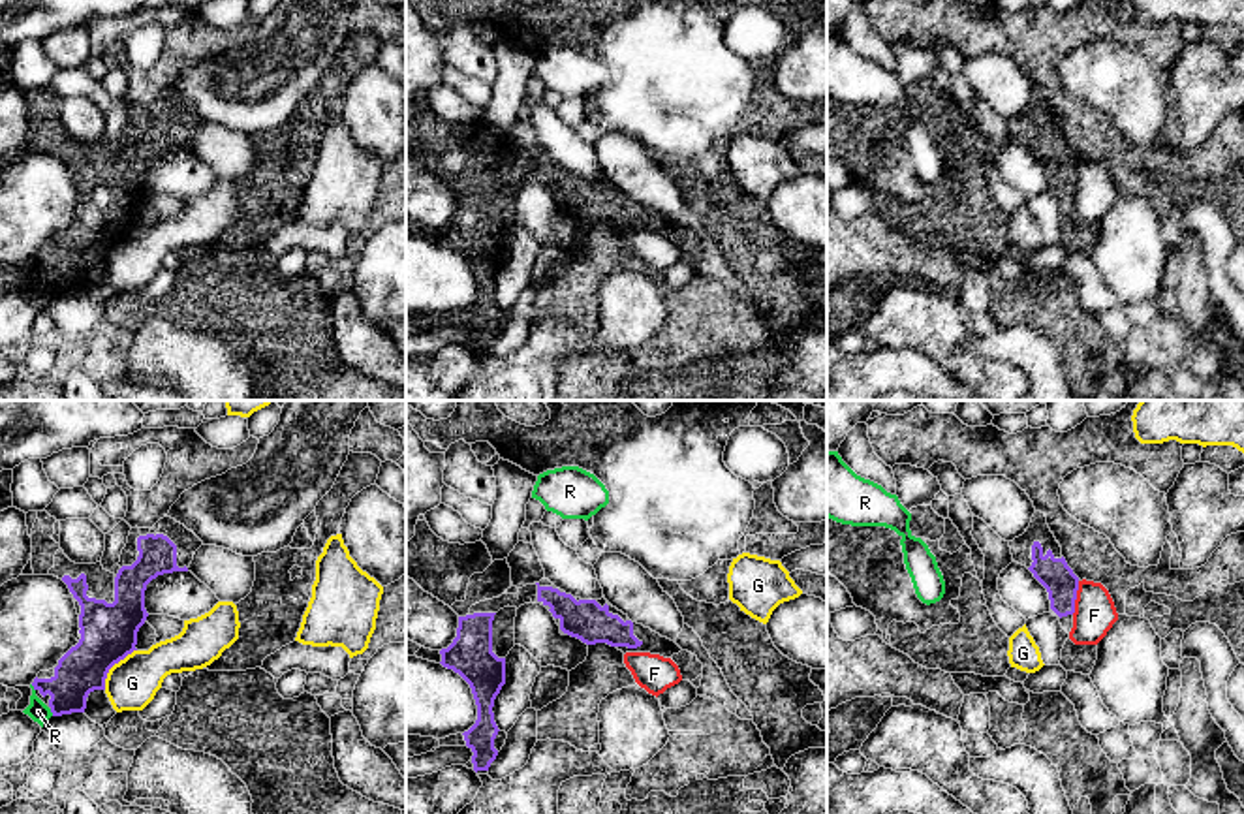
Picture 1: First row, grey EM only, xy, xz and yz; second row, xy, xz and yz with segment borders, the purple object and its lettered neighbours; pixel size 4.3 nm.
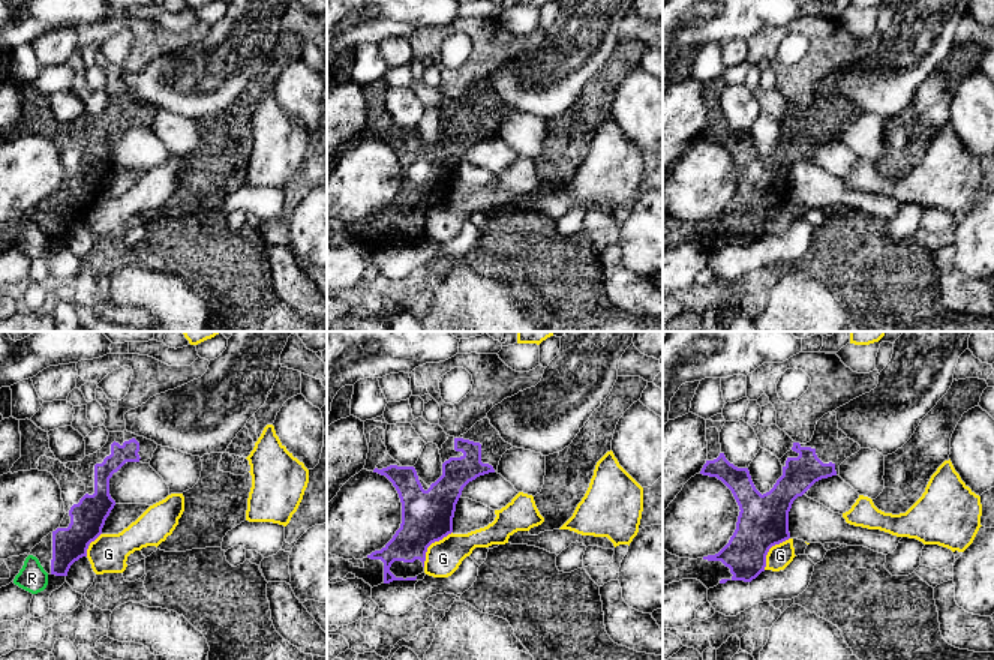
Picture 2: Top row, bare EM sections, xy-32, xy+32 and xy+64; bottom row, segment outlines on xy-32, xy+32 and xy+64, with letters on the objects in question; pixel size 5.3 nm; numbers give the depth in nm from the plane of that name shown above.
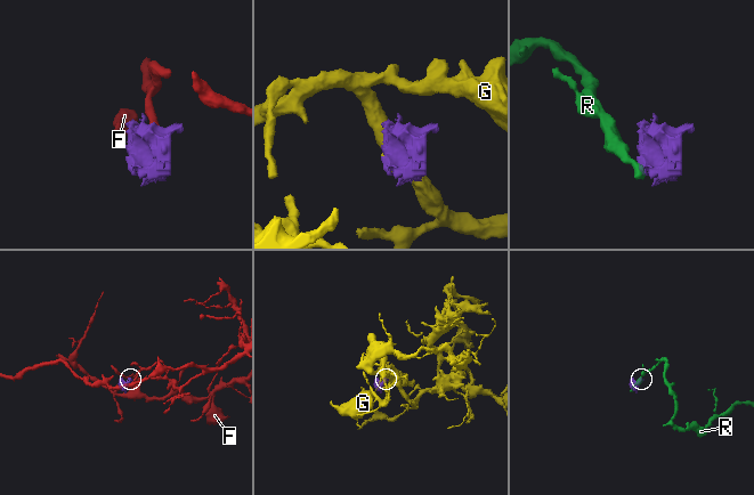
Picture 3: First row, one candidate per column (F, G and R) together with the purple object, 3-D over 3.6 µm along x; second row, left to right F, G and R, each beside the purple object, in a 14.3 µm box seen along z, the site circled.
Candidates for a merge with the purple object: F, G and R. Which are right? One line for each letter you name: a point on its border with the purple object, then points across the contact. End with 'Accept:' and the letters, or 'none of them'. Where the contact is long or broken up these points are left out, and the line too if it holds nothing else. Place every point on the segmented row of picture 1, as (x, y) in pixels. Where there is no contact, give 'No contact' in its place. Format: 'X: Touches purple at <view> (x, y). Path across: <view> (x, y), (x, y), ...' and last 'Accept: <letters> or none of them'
Accept: none of them

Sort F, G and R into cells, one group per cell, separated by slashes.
F / G / R

